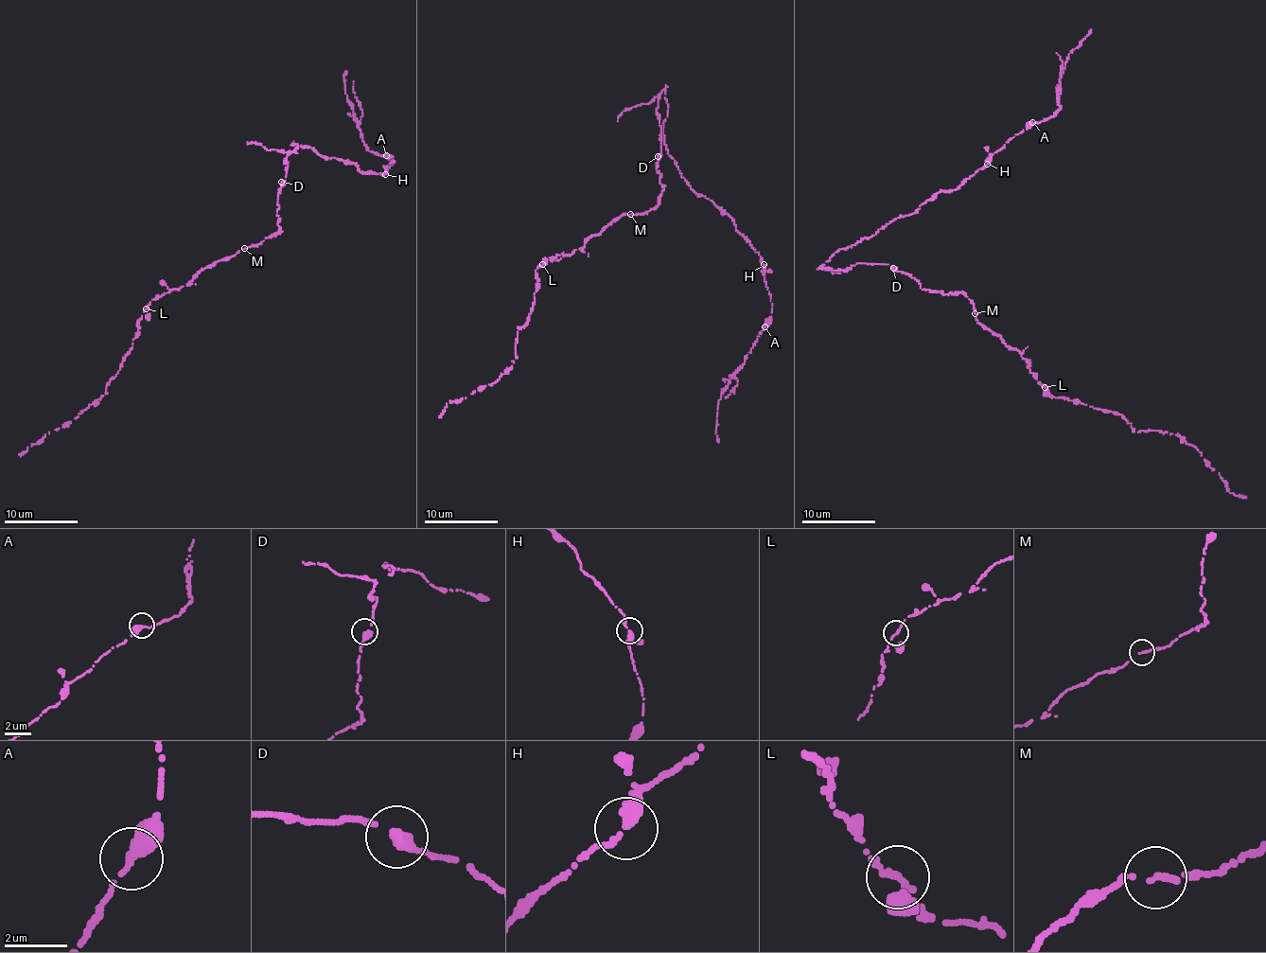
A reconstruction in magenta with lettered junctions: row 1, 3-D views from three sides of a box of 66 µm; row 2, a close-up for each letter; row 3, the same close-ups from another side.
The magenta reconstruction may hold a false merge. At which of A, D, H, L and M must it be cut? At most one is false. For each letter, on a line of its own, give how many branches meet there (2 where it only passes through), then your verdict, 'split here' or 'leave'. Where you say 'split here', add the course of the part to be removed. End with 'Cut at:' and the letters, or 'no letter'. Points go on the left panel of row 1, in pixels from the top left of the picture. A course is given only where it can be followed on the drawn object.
A: 2 | leave
D: 2 | leave
H: 2 | leave
L: 1 | leave
M: 2 | leave
Cut at: no letter

